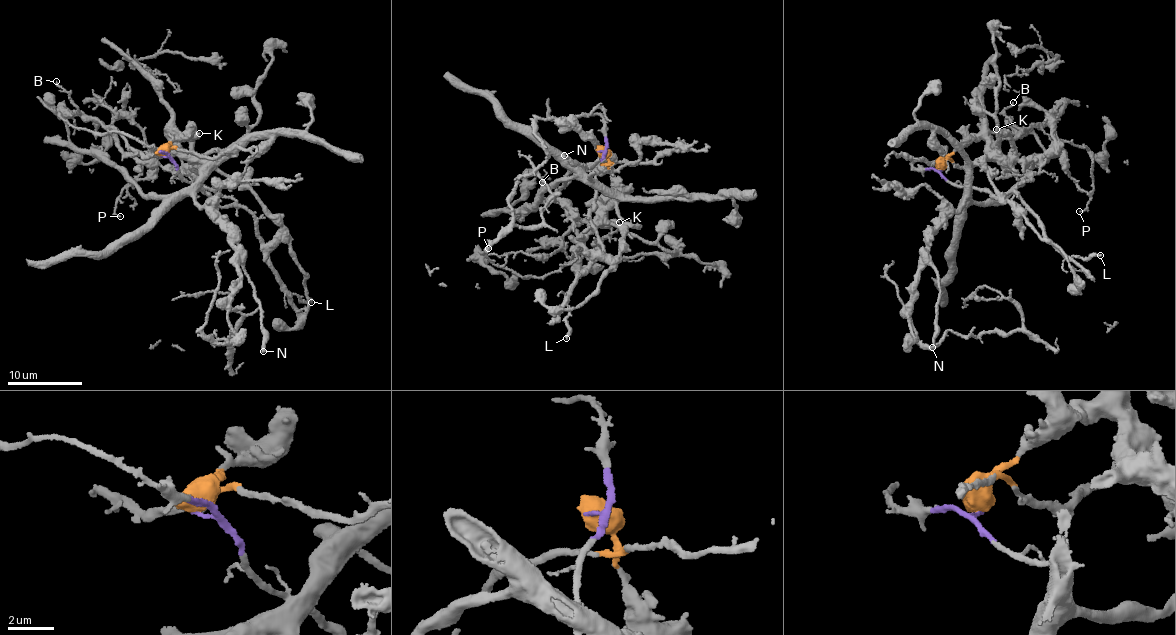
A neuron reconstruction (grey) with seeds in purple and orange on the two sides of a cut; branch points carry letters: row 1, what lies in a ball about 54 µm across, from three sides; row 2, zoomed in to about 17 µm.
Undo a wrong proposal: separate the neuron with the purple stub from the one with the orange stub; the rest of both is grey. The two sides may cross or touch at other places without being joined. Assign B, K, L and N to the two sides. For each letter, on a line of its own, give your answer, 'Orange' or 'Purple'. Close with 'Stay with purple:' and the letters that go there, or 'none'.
B: Orange
K: Orange
L: Purple
N: Orange
Stay with purple: L

